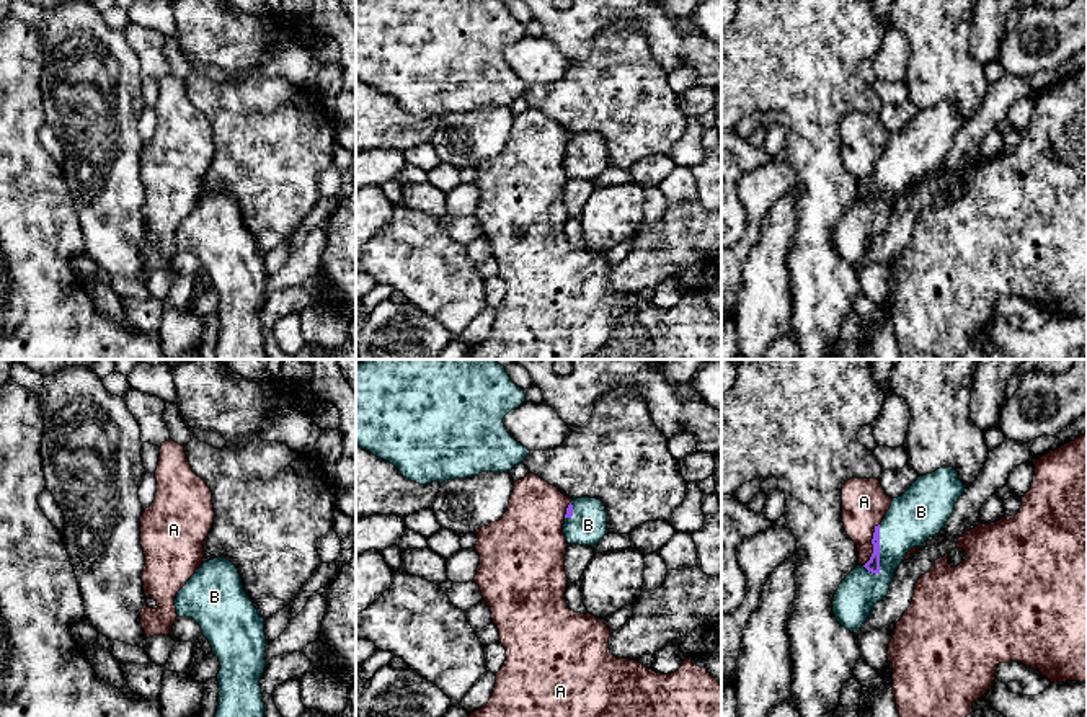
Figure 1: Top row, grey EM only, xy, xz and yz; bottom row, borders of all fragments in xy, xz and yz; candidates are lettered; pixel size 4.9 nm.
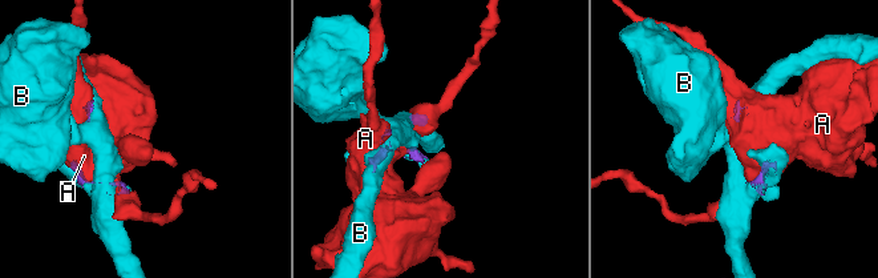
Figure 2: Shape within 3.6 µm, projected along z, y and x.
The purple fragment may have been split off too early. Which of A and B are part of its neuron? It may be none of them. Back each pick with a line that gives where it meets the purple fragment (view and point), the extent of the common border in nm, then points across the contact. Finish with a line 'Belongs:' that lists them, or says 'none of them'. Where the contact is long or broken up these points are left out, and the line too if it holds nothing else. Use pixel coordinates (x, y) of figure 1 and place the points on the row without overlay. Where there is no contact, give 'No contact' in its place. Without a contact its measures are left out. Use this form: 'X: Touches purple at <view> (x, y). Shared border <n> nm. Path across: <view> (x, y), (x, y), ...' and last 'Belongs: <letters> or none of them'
B: Touches purple at yz (878, 185). Shared border 260 nm
Belongs: B

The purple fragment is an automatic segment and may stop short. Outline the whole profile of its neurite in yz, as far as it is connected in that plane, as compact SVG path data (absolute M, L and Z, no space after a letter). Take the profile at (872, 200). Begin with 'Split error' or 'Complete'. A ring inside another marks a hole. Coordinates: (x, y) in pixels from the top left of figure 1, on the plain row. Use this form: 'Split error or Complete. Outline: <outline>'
Split error. Outline: M940 101L932 108L917 111L901 131L893 132L883 155L875 160L870 194L865 199L857 199L834 229L832 247L842 261L857 269L873 240L888 229L894 206L903 198L904 189L942 165L963 126L965 119L958 113L958 106L953 101Z

